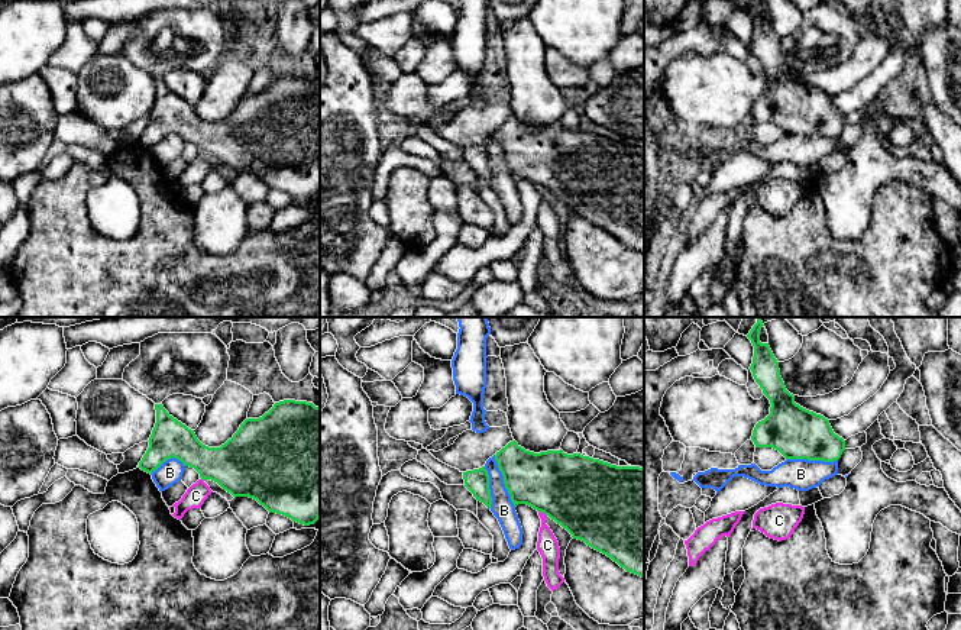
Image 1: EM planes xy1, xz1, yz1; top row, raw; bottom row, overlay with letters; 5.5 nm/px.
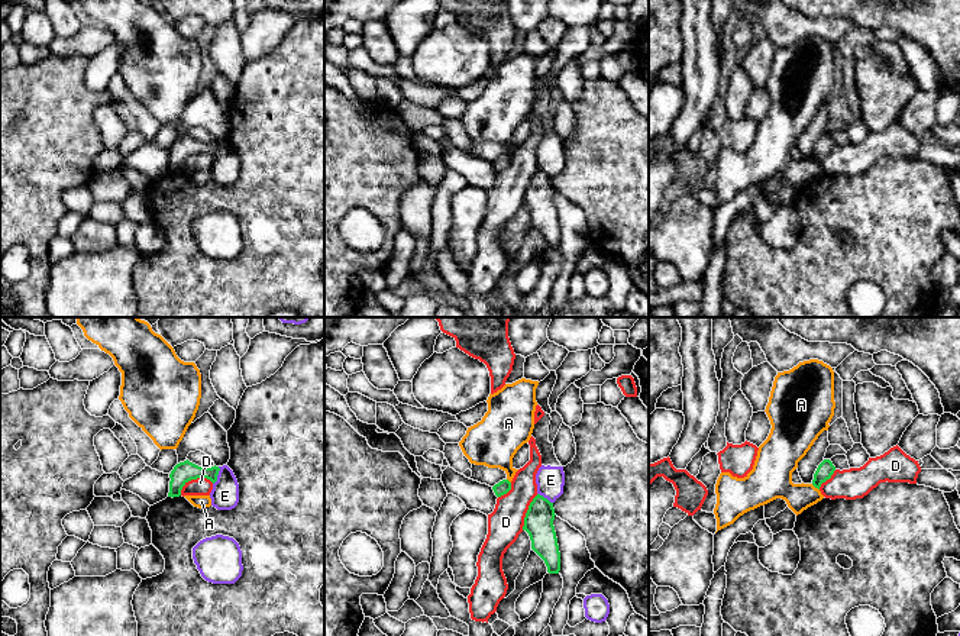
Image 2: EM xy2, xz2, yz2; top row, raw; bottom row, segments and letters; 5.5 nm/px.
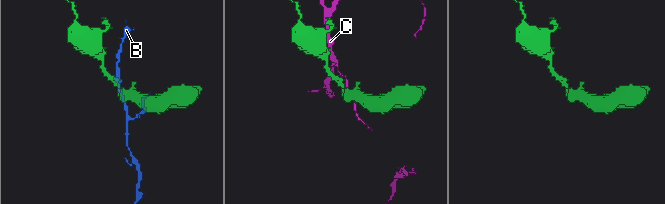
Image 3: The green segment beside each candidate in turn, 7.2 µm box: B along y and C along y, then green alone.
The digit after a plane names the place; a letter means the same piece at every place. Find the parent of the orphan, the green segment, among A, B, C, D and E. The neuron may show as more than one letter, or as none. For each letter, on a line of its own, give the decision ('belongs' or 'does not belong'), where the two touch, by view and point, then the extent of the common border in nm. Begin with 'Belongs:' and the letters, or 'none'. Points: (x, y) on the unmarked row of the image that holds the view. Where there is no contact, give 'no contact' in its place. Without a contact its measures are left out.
Belongs: none
A: does not belong; meets green in yz2 at (815, 162); contact 60 nm long
B: does not belong; meets green in xz1 at (504, 157); contact 320 nm long
C: does not belong; meets green in xz1 at (543, 187); contact 60 nm long
D: does not belong; meets green in xy2 at (194, 154); contact 200 nm long
E: does not belong; meets green in xy2 at (217, 149); contact 110 nm long

